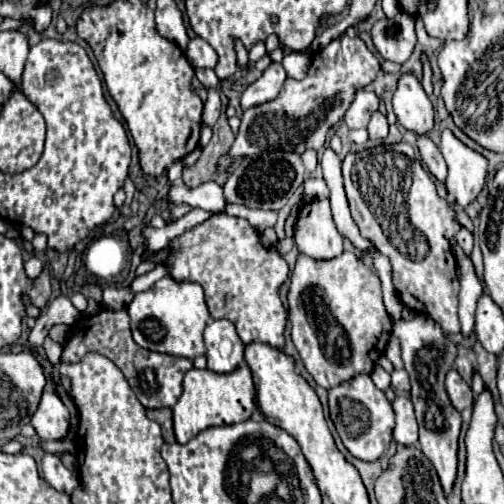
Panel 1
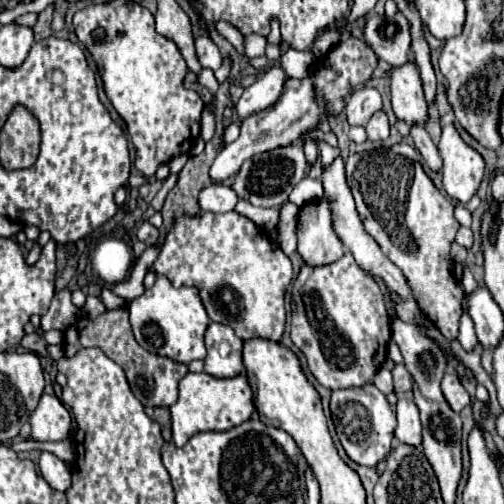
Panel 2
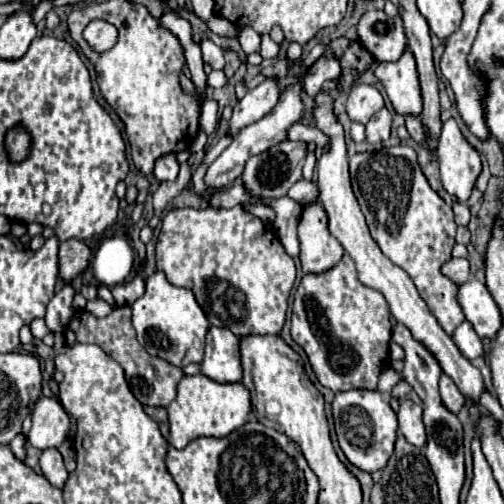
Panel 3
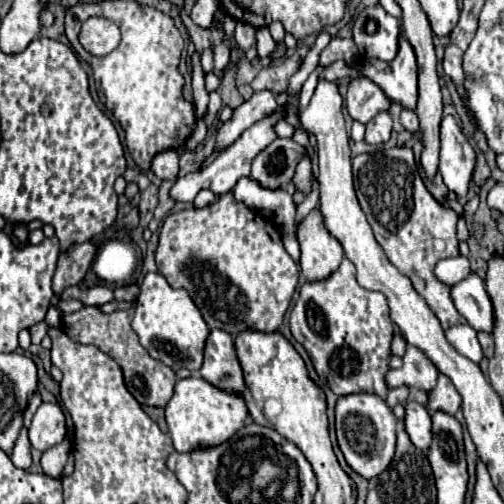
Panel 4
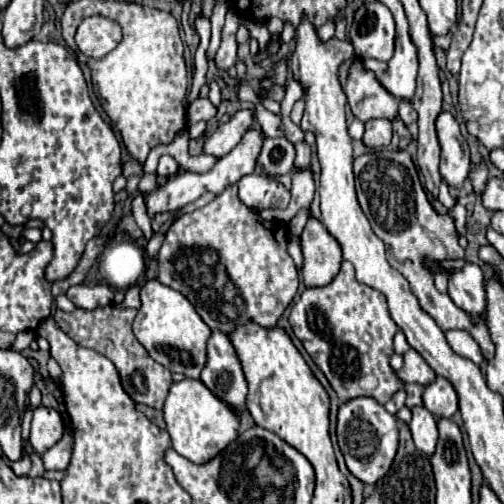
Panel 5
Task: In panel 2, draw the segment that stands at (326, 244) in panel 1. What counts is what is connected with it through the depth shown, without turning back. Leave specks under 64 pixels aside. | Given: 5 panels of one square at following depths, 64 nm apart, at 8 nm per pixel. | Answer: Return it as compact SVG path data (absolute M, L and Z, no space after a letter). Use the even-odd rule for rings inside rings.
M328 200L302 206L298 212L298 254L306 264L332 264L344 254L344 244L332 226Z

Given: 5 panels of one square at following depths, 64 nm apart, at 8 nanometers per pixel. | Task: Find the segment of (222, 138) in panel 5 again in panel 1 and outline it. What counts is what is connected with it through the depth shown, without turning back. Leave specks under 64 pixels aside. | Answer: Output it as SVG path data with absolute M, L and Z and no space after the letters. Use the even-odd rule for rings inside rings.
M272 62L264 70L264 74L242 92L242 96L240 96L242 108L250 108L256 104L264 104L268 100L274 100L282 88L284 80L286 80L284 66L278 62Z

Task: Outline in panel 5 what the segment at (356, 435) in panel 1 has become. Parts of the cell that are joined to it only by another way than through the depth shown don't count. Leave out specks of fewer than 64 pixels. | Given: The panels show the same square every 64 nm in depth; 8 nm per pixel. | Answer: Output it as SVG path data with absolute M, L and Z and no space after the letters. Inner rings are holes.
M366 396L344 402L338 410L336 434L338 446L346 458L346 466L358 480L364 484L374 484L388 472L398 448L398 428L396 416L392 416L380 402Z

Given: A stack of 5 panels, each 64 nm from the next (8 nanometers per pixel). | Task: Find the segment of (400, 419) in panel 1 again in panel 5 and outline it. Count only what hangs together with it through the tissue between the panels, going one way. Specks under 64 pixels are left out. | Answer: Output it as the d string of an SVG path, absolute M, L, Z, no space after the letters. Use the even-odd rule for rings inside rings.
M414 406L408 428L412 432L416 448L426 454L432 454L436 446L436 418L424 406Z

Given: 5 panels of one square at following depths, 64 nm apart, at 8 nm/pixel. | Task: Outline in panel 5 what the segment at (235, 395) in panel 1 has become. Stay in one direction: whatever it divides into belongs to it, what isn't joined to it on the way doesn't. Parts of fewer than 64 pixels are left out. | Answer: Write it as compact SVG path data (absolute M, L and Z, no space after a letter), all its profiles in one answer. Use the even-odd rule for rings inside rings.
M184 378L170 388L164 402L164 422L174 450L192 462L204 462L216 456L216 452L222 452L236 438L240 414L228 402L214 396L202 380Z

